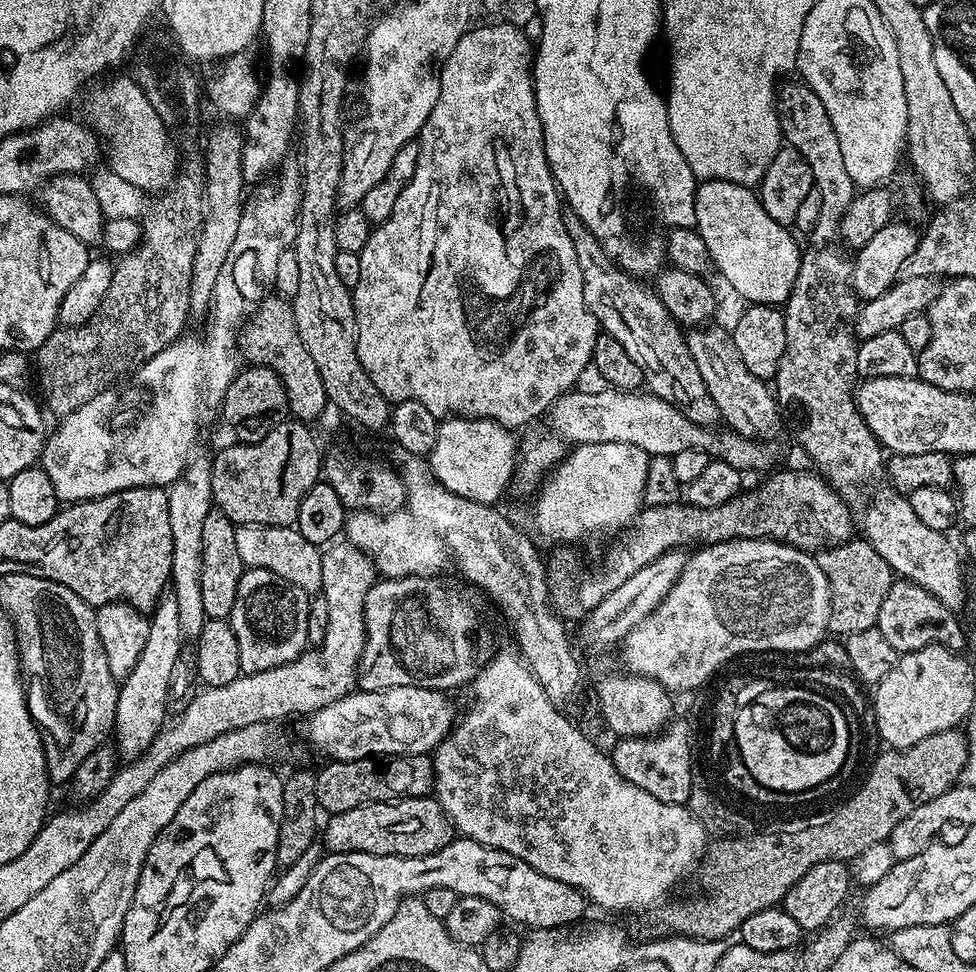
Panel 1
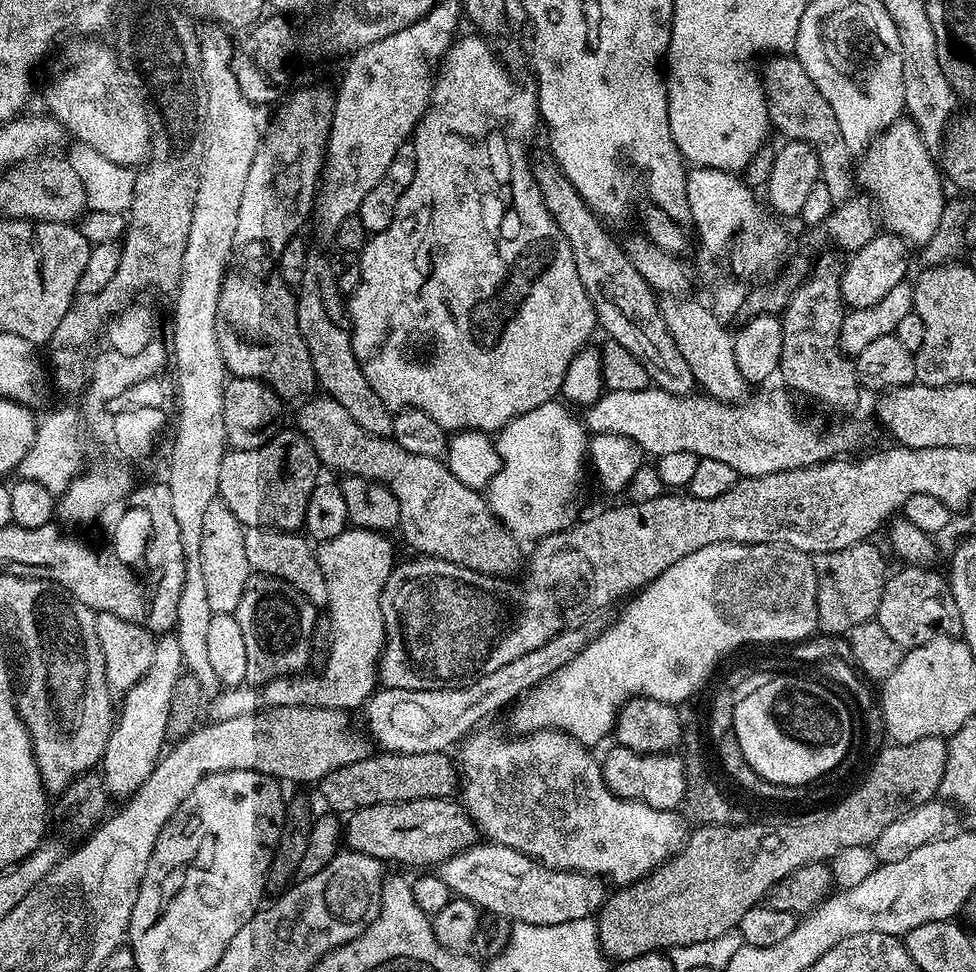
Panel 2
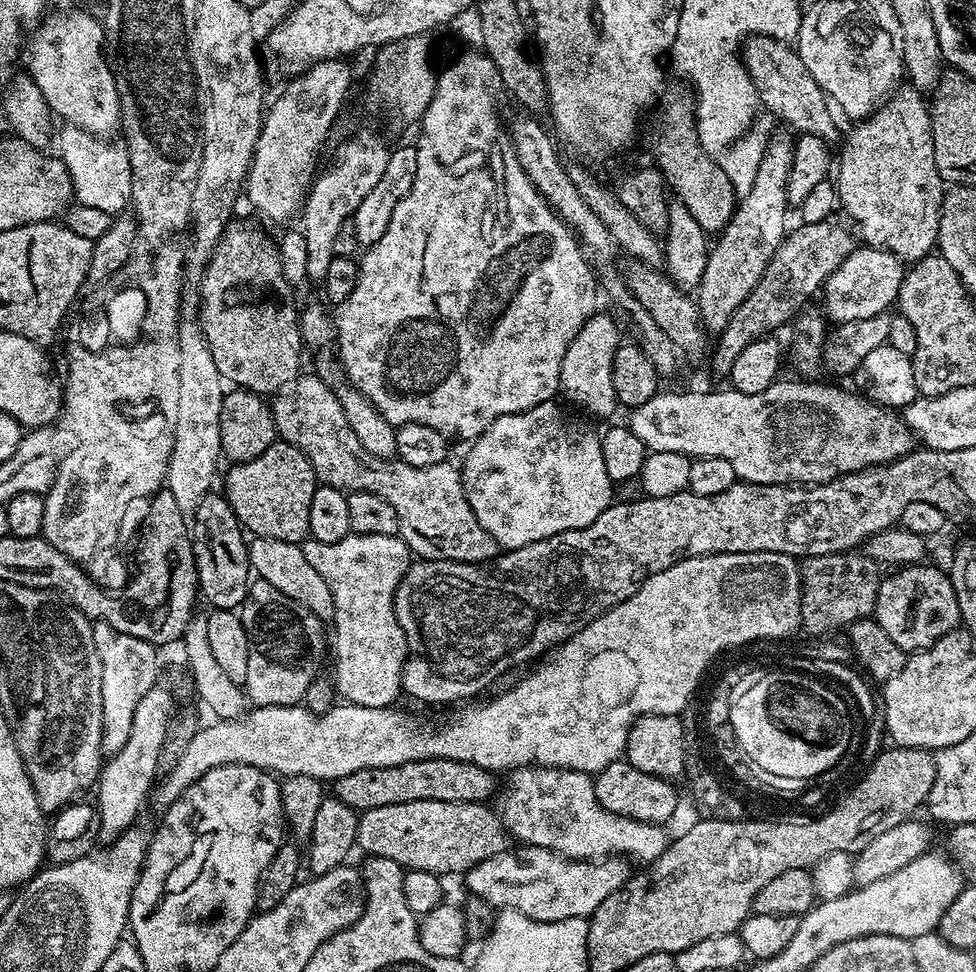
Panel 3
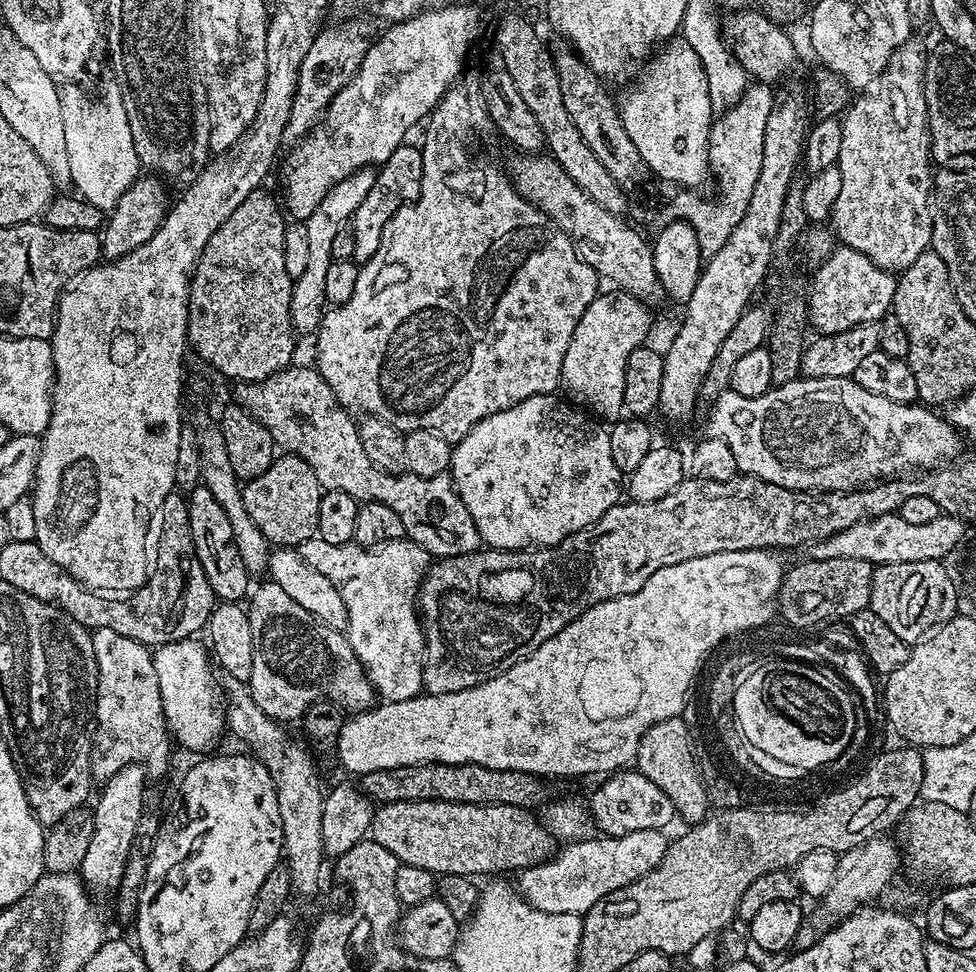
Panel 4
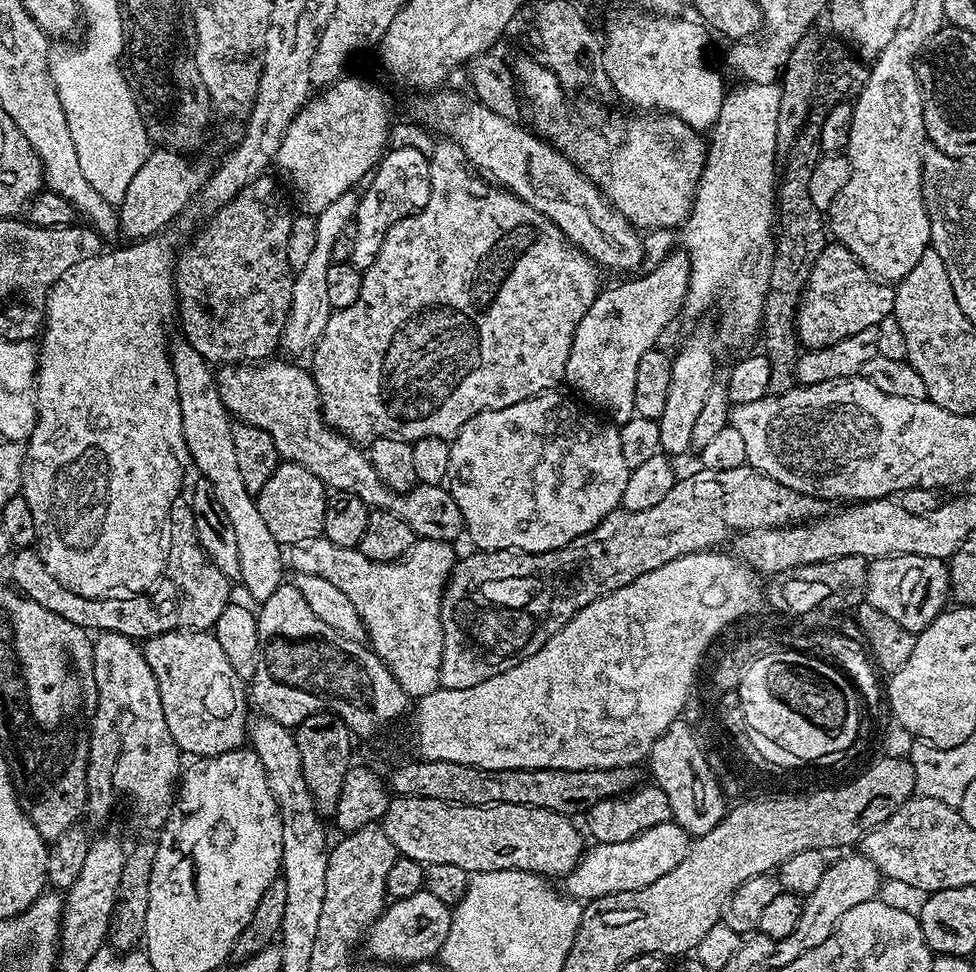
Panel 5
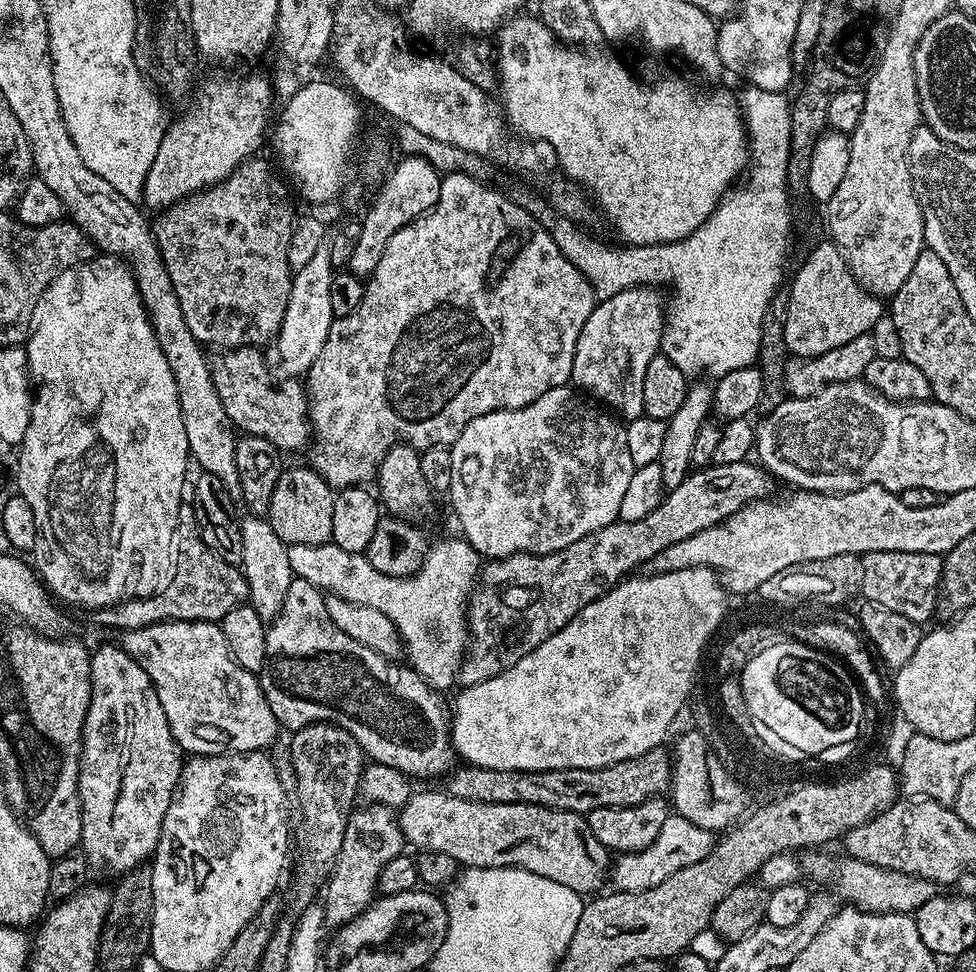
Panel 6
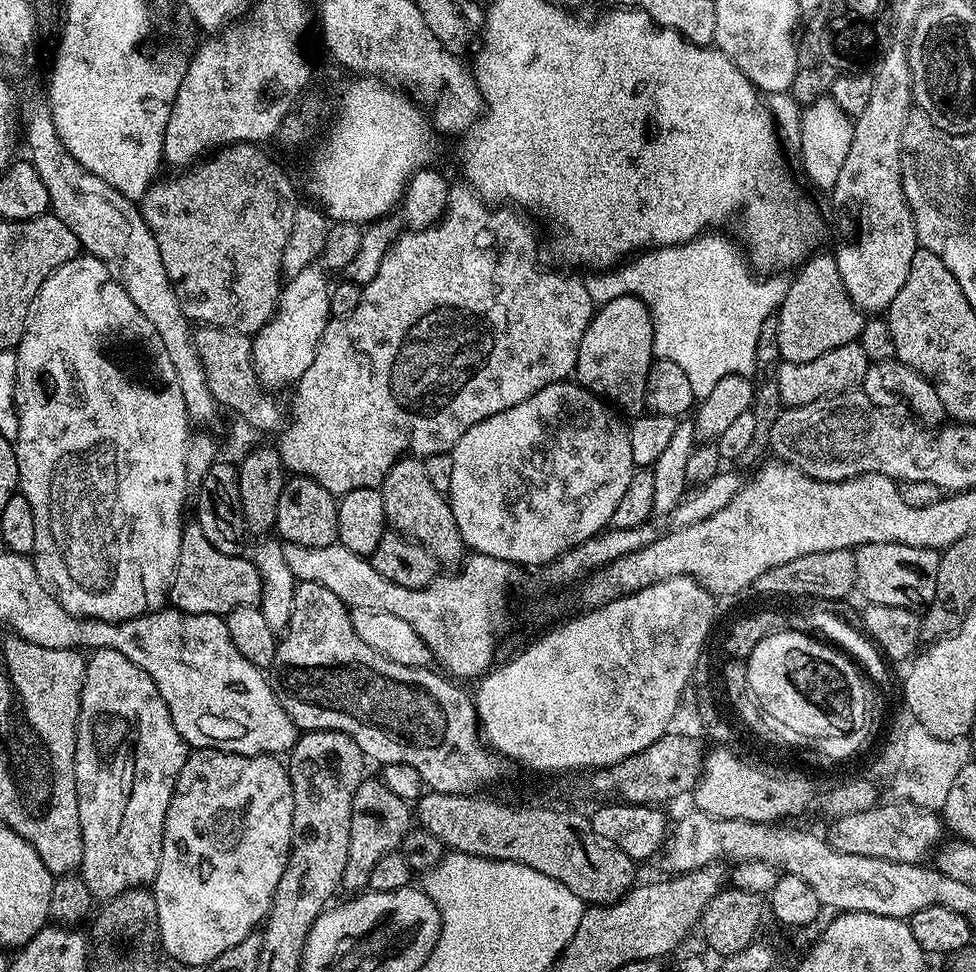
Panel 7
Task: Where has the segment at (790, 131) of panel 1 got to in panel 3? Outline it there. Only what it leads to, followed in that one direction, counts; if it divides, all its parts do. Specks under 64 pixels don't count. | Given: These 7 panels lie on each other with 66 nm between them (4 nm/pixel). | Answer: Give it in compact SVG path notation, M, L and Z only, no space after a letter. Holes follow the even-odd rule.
M750 36L742 45L742 59L756 87L759 103L763 107L765 104L778 119L785 120L793 133L817 136L829 142L841 139L832 117L833 105L818 82L814 82L814 74L806 70L806 62L802 62L791 43L769 36Z

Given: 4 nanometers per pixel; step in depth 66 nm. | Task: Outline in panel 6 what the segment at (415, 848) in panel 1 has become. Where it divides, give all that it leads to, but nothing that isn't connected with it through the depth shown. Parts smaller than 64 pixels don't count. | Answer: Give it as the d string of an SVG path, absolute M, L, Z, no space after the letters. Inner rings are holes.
M416 790L399 809L398 819L404 839L411 847L413 844L422 850L448 854L464 868L521 868L542 874L542 878L550 878L550 882L562 882L562 886L570 886L570 890L581 894L599 893L610 876L610 853L598 838L594 838L587 819L578 812L563 812L533 804L483 804L454 798L444 790Z

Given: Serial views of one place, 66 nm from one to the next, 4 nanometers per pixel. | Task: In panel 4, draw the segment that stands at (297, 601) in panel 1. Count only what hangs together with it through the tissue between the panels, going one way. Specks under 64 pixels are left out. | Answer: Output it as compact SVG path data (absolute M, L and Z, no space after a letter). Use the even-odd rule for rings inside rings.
M265 582L265 584L262 585L256 593L255 592L256 589L251 593L250 599L246 604L246 611L250 620L250 634L254 634L254 667L251 668L250 678L246 681L246 683L249 692L252 693L254 702L258 702L258 706L262 706L262 710L265 714L271 716L272 719L277 722L285 722L284 720L299 721L309 706L321 698L331 700L340 710L343 710L348 714L369 711L374 704L374 701L372 701L372 696L374 700L374 692L361 669L360 661L357 660L355 654L352 652L352 648L348 644L347 635L345 635L343 631L331 628L325 624L320 624L313 618L313 616L306 614L306 610L302 610L302 606L298 606L298 602L294 602L290 598L290 594L286 594L286 590L282 590L282 586L278 586L277 584L273 584L271 582Z

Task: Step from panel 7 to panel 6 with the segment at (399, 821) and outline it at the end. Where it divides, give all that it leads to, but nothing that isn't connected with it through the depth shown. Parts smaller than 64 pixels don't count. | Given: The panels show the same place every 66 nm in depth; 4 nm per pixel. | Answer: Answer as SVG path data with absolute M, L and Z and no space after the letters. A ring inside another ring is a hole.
M369 802L363 806L365 808L357 807L346 822L341 849L322 888L324 923L332 930L350 923L355 916L368 909L378 892L382 866L386 866L390 858L401 855L406 848L399 819L393 809Z

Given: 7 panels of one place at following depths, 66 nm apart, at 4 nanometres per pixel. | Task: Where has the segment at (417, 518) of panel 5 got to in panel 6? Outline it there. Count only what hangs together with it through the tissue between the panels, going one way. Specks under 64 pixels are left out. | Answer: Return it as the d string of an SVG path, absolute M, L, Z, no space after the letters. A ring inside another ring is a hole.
M256 346L229 348L217 356L220 357L211 361L214 390L218 390L218 398L222 398L222 406L232 425L241 433L266 438L266 442L285 453L307 449L310 425L305 385L287 374L271 372L265 353Z

